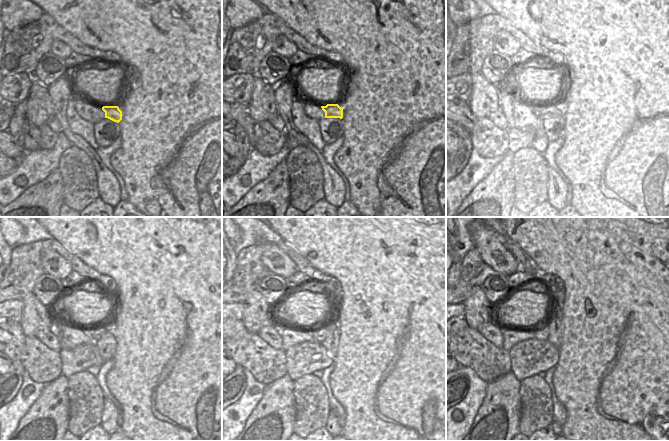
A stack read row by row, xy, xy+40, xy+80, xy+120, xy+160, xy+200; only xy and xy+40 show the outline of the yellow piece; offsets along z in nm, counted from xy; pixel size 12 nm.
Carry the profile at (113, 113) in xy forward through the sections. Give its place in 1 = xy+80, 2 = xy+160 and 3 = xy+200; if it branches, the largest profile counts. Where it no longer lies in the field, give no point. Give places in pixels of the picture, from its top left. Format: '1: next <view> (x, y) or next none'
1: next xy+80 (550, 112)
2: next xy+160 (319, 334)
3: next xy+200 (541, 333)

